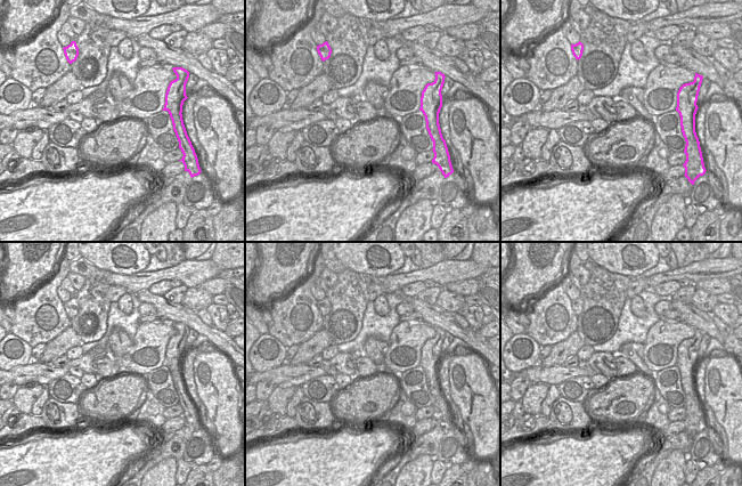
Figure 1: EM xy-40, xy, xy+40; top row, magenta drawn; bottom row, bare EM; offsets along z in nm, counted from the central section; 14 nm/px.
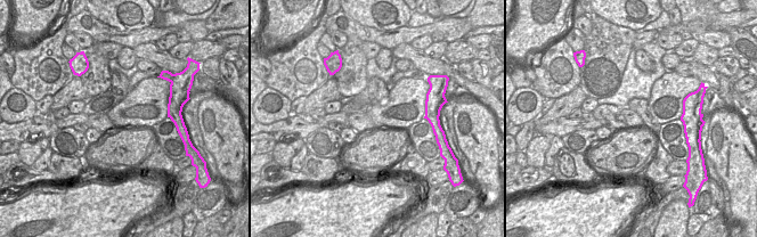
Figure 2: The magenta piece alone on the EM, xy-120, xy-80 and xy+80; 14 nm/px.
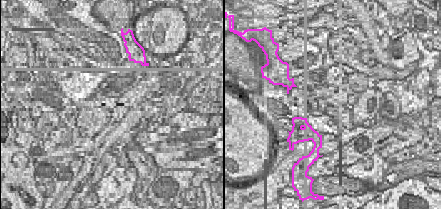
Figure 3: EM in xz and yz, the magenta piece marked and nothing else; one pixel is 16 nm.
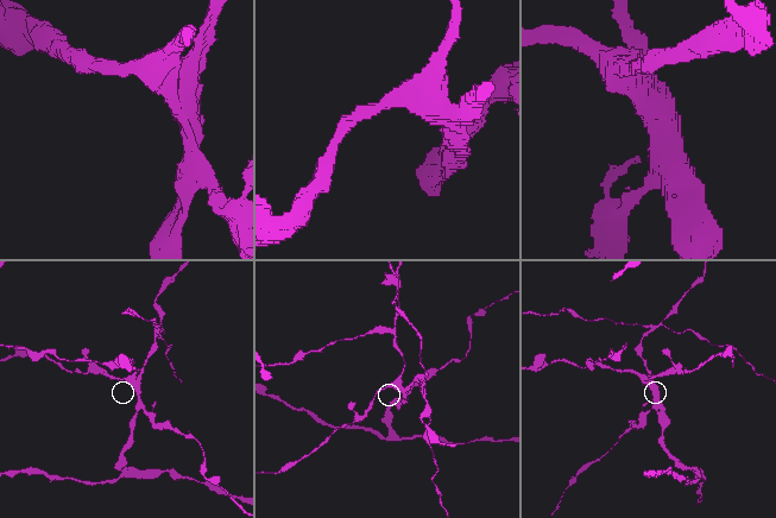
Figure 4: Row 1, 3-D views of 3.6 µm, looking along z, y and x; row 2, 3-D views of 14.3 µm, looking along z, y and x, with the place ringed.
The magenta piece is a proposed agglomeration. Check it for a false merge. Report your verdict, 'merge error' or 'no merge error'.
merge error

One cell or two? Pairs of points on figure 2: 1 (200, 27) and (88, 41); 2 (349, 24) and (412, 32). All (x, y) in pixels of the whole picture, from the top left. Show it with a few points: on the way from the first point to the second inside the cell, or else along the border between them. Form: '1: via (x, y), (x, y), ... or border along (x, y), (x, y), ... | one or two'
1: border along (73, 32), (86, 32), (95, 41) | two
2: via (365, 33), (396, 35) | one

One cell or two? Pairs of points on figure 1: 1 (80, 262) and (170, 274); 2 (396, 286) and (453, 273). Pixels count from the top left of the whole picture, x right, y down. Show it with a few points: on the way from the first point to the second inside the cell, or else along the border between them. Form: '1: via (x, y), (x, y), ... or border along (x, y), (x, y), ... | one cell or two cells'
1: via (103, 274), (114, 280), (147, 280) | one cell
2: via (409, 277), (439, 273) | one cell

